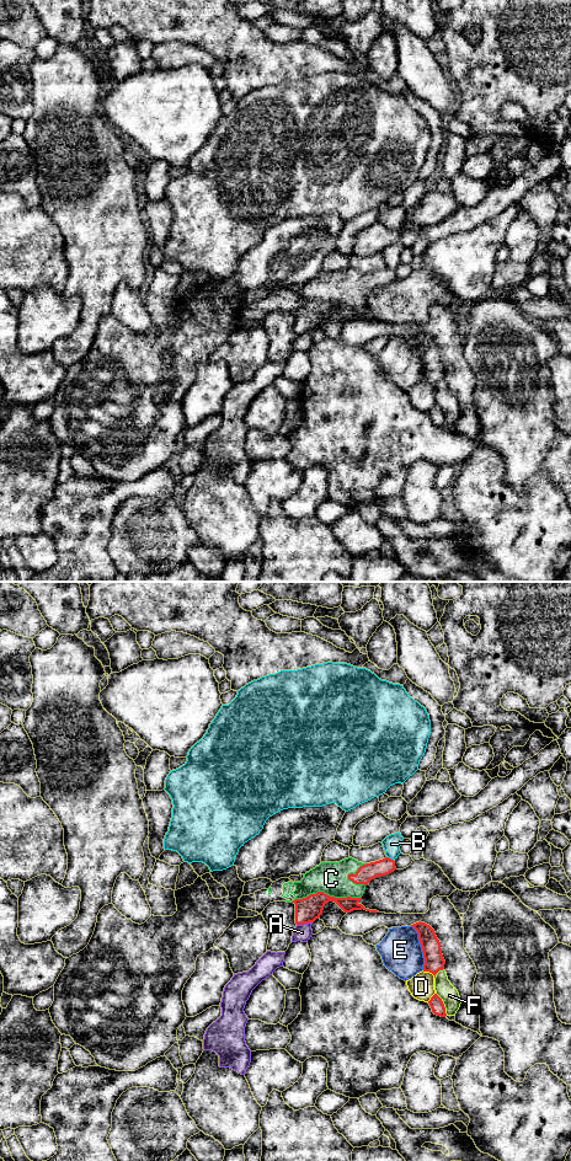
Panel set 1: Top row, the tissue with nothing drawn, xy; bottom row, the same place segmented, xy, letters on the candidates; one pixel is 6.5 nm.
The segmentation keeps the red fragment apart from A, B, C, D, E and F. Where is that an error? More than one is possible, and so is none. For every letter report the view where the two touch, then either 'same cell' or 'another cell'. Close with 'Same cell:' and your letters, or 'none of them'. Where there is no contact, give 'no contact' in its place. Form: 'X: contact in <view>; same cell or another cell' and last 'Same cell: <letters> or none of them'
A: contact in xy; another cell
B: contact in xy; another cell
C: contact in xy; same cell
D: contact in xy; another cell
E: contact in xy; another cell
F: contact in xy; another cell
Same cell: C

